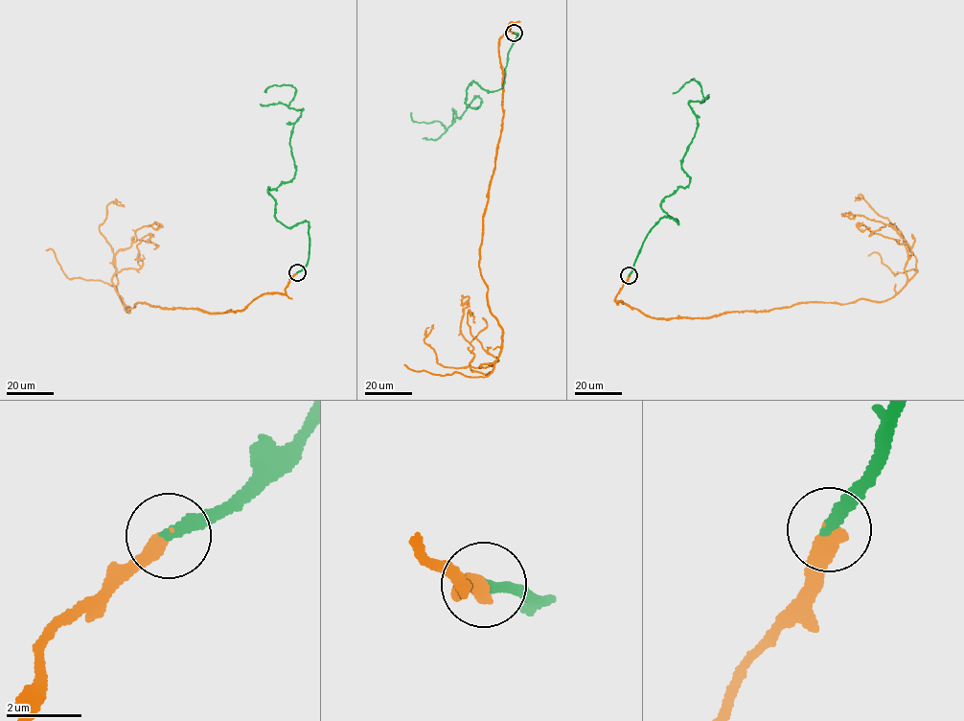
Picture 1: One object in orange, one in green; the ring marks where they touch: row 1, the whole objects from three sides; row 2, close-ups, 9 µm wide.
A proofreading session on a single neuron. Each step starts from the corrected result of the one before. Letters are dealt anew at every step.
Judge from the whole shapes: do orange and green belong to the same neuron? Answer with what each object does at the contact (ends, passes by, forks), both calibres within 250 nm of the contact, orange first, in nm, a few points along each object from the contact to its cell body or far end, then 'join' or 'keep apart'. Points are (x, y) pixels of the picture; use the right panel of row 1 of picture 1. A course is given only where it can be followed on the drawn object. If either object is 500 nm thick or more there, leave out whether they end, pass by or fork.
orange ends; green ends; calibres 480 and 320 nm; course orange (629, 275), (615, 300), (665, 319), (889, 299), (916, 272), (916, 258), (890, 225), (842, 216); course green (629, 275), (650, 229), (678, 223), (660, 201), (690, 180), (689, 103), (704, 99), (694, 79), (673, 93); join

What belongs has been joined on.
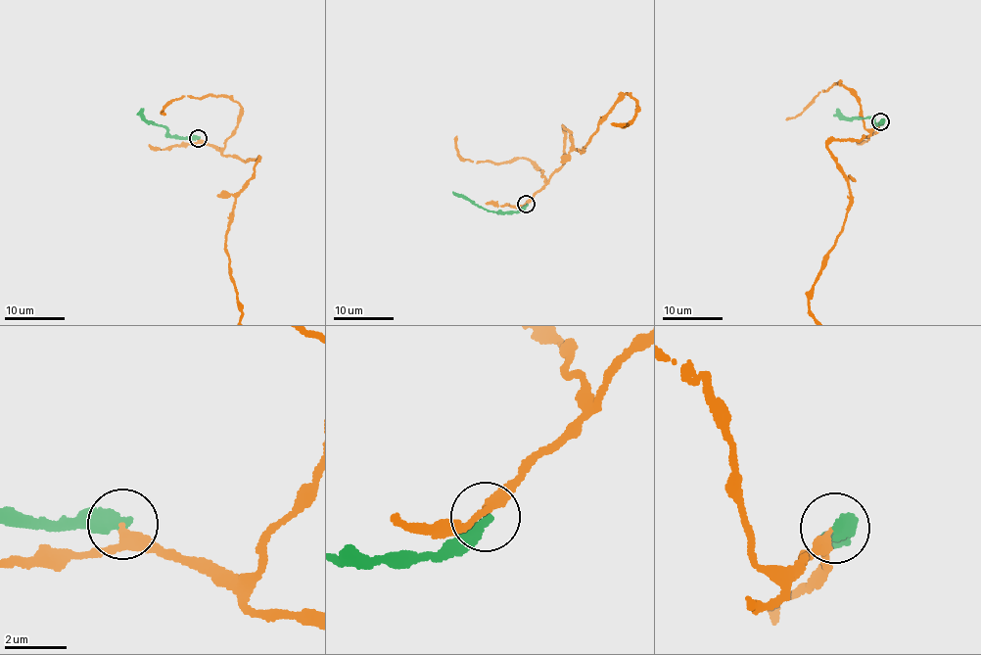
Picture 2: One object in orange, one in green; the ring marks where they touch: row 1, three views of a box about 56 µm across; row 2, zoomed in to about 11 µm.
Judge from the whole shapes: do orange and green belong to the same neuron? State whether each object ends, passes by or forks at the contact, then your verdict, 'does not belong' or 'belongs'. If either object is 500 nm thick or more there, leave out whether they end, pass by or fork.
orange passes by; green ends there; does not belong

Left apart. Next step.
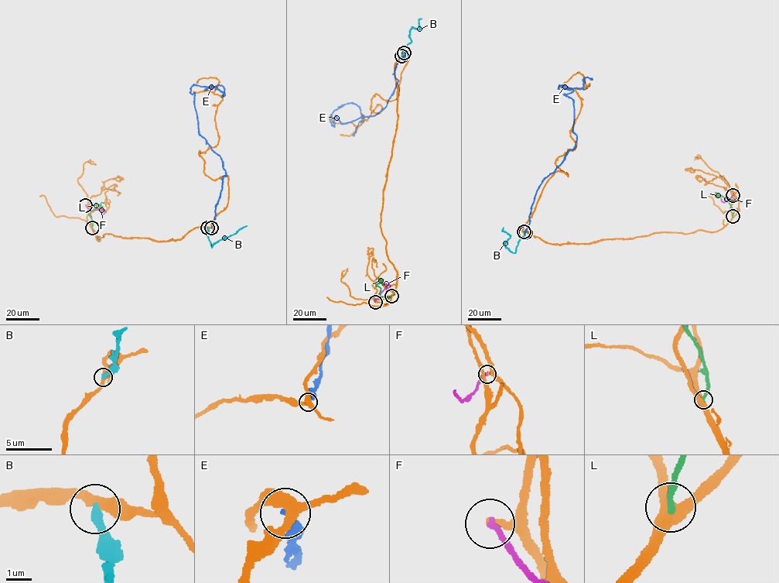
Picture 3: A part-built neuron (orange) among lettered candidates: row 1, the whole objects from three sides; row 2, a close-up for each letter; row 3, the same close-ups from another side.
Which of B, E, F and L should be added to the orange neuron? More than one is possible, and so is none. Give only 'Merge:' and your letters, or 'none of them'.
Merge: F

